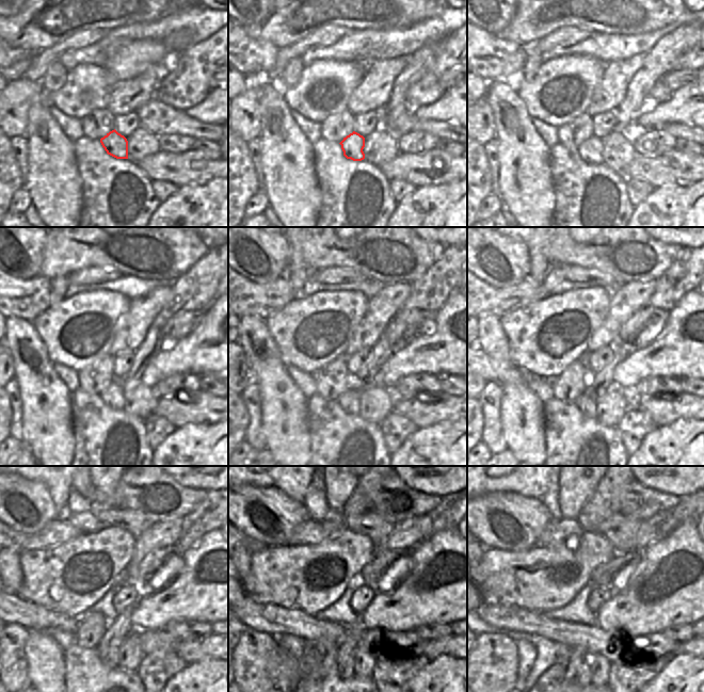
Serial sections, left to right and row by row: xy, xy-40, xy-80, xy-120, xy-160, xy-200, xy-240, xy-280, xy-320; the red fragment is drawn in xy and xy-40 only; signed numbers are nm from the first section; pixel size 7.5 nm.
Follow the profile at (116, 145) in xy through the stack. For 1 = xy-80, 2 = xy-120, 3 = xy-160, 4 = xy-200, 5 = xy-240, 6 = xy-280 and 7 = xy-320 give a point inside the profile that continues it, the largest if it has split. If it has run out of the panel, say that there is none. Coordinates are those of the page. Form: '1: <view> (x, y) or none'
1: xy-80 (590, 150)
2: xy-120 (113, 396)
3: xy-160 (350, 401)
4: xy-200 (588, 406)
5: xy-240 (110, 660)
6: xy-280 (345, 664)
7: xy-320 (582, 677)

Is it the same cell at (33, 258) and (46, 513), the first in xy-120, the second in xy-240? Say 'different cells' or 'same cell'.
same cell

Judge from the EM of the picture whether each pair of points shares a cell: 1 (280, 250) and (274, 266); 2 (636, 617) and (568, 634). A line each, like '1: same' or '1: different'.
1: same
2: different

